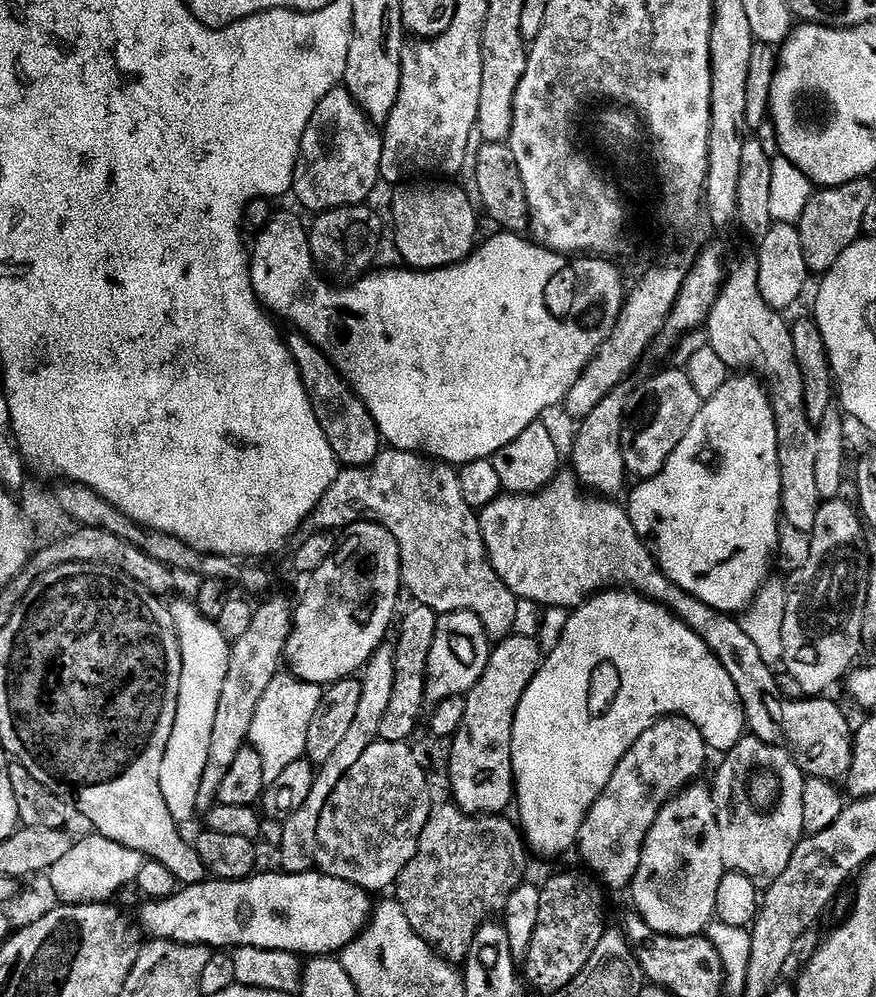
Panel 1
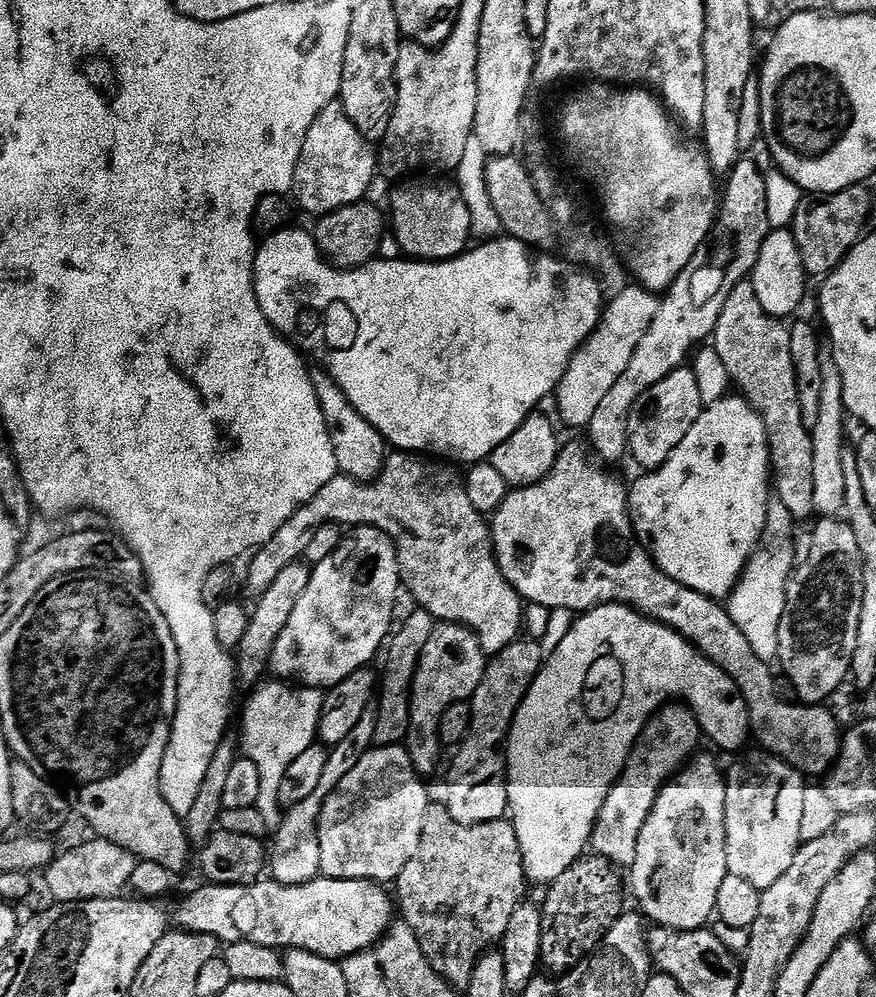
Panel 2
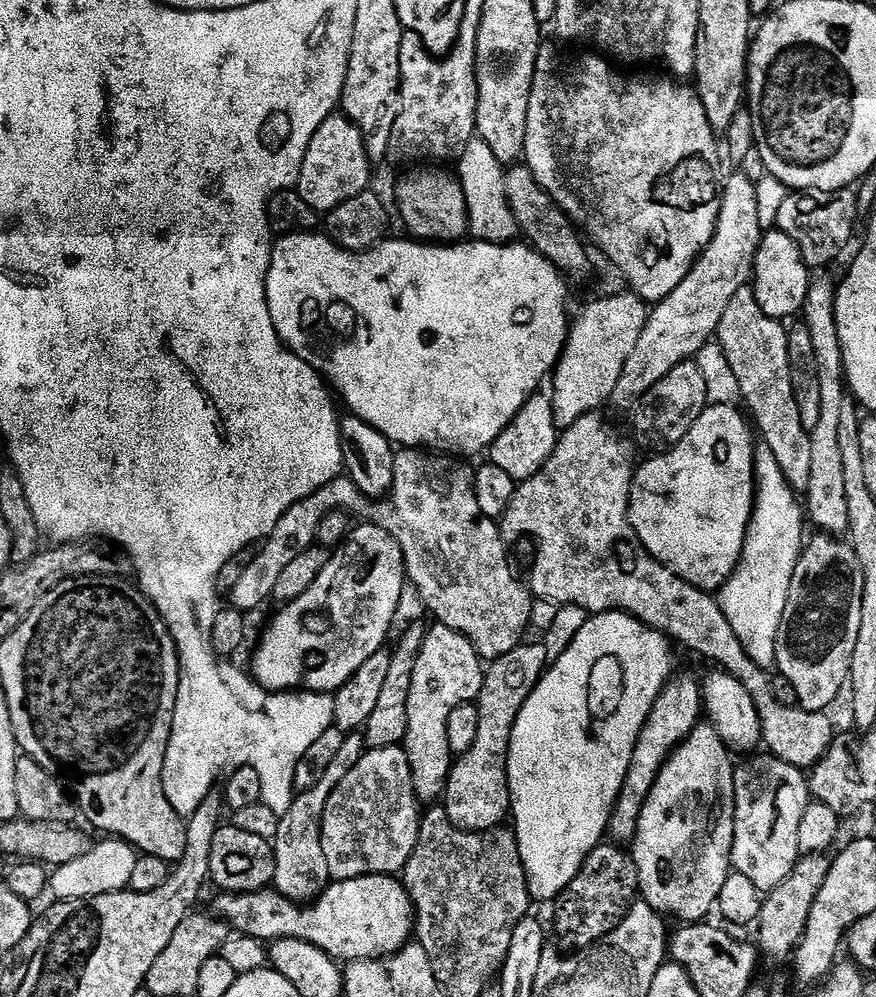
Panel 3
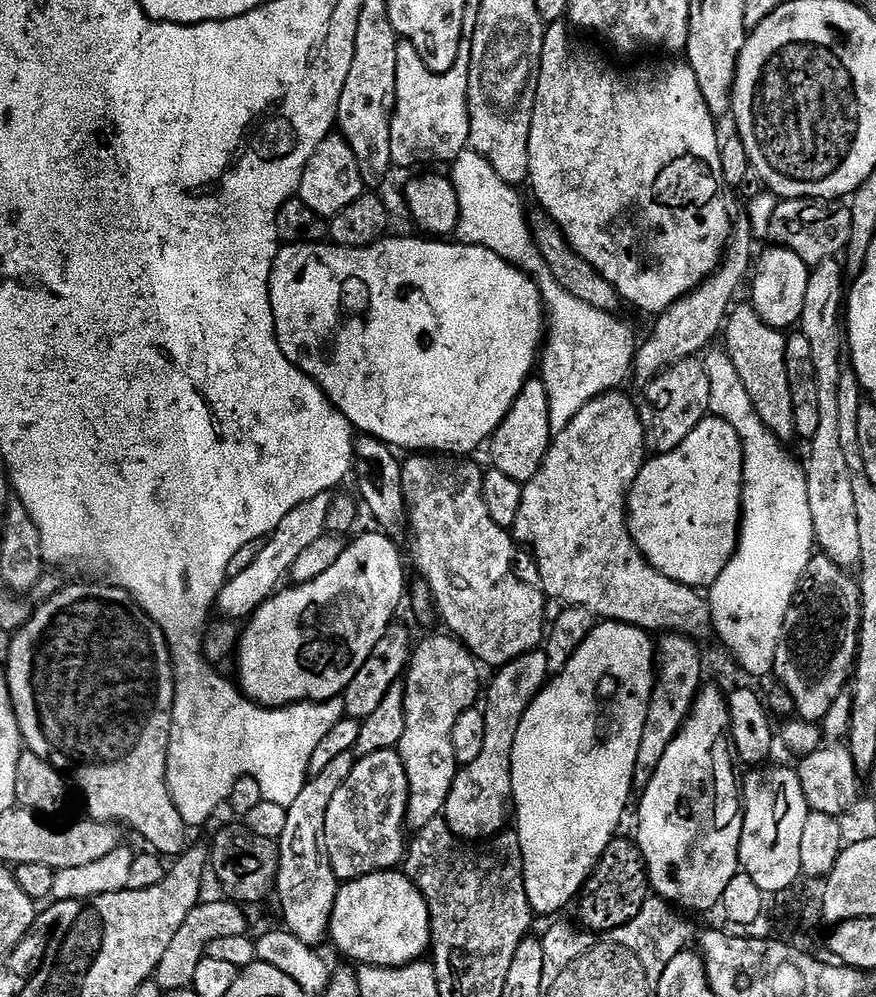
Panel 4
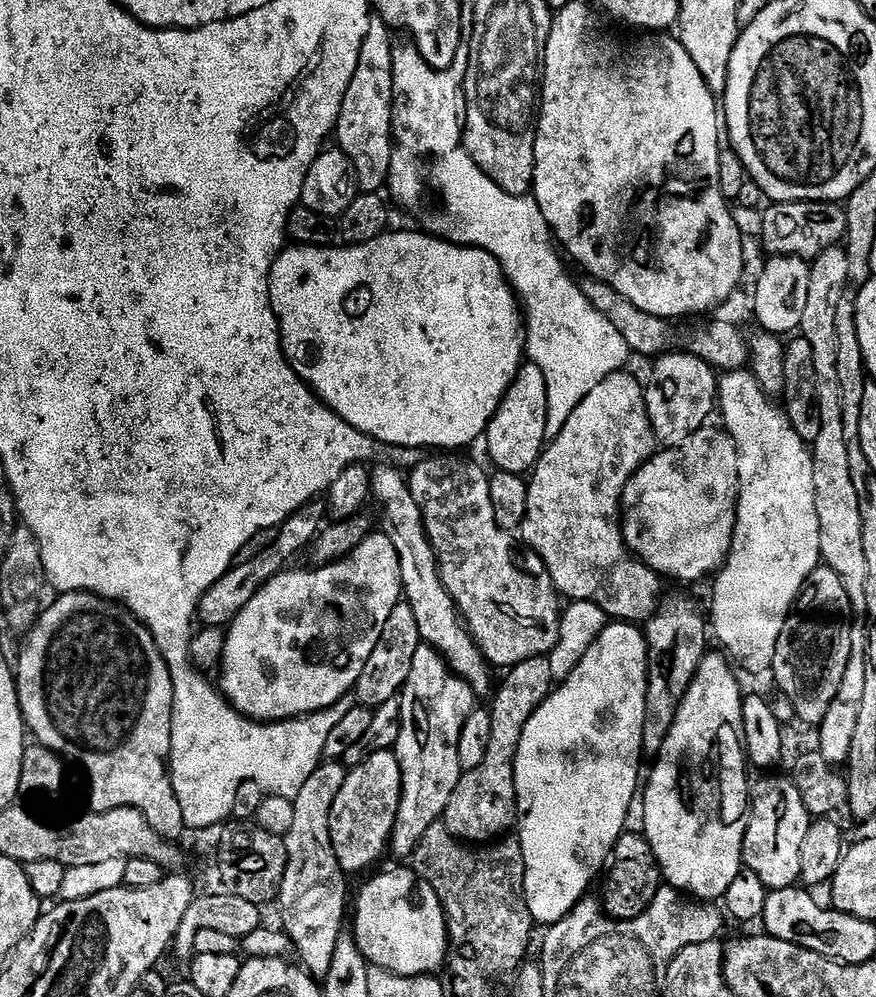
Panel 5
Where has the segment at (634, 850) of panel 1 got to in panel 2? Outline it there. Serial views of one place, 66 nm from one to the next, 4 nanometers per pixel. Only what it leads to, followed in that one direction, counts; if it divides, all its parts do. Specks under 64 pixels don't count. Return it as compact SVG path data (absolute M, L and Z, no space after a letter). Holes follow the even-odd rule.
M672 702L657 711L640 737L623 776L616 781L602 806L600 817L592 829L590 848L613 866L630 866L635 862L640 832L660 797L661 788L673 773L693 759L697 751L696 743L702 740L702 729L697 713L688 708L683 708L680 702Z

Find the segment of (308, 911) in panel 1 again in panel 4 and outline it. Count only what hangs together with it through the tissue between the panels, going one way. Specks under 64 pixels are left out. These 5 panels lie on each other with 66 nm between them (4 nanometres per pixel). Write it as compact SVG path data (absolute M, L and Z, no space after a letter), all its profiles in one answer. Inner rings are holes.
M400 870L375 872L341 883L328 930L330 940L336 943L342 955L357 960L352 961L357 965L374 968L401 968L403 964L415 964L423 957L420 956L423 952L425 955L429 951L432 943L430 910L426 906L426 898L422 898L418 886Z

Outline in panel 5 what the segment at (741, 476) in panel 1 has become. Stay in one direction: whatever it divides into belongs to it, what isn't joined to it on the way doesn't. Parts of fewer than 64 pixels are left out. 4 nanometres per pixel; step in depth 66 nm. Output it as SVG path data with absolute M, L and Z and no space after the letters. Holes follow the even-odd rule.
M705 426L700 428L686 442L682 442L676 448L664 448L651 456L646 463L640 467L630 478L630 482L624 488L624 499L622 501L622 527L624 530L624 543L632 551L633 556L640 560L648 568L659 572L661 577L672 580L700 580L703 576L711 577L719 573L724 567L728 552L732 549L732 539L736 529L736 504L740 501L740 479L738 478L738 450L734 446L731 436L724 431L723 427Z

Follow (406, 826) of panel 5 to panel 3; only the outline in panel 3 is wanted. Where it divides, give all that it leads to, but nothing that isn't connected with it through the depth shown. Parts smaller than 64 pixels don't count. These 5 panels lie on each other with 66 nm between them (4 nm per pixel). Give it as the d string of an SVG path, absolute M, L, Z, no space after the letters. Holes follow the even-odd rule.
M436 622L433 625L427 629L412 671L408 725L402 745L412 766L416 797L422 802L436 802L445 795L454 763L446 738L446 722L450 722L450 714L454 714L458 706L478 700L486 673L476 647L465 636L445 624Z

